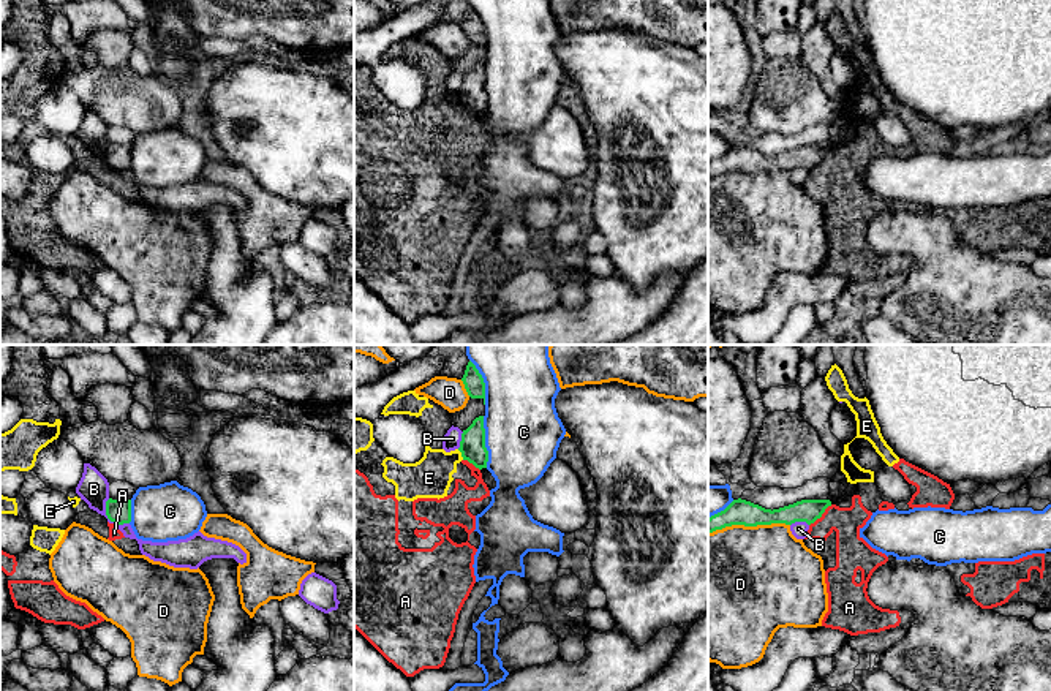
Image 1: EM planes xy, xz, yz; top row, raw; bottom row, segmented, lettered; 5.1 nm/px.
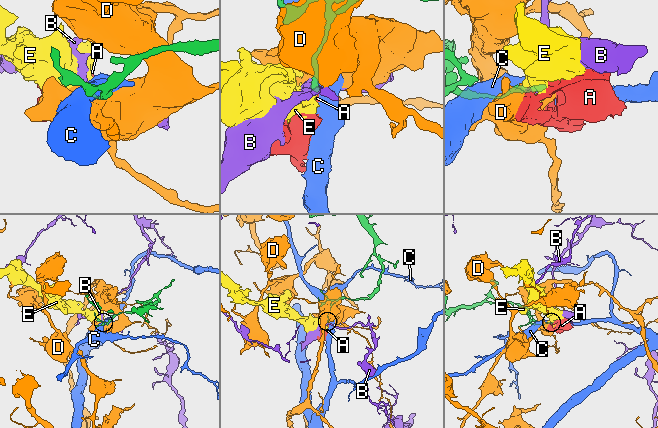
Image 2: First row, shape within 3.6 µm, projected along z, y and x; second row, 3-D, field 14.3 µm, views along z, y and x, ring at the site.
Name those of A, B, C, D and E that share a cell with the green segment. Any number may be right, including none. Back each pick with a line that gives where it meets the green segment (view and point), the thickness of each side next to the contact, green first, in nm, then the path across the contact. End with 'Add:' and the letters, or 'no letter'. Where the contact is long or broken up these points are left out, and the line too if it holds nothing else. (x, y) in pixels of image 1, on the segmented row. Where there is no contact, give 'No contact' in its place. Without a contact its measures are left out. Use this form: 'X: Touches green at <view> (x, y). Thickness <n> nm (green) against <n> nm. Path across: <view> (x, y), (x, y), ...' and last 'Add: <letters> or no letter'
Add: no letter

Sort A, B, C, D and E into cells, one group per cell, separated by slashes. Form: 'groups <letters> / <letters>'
groups A E / B / C / D

